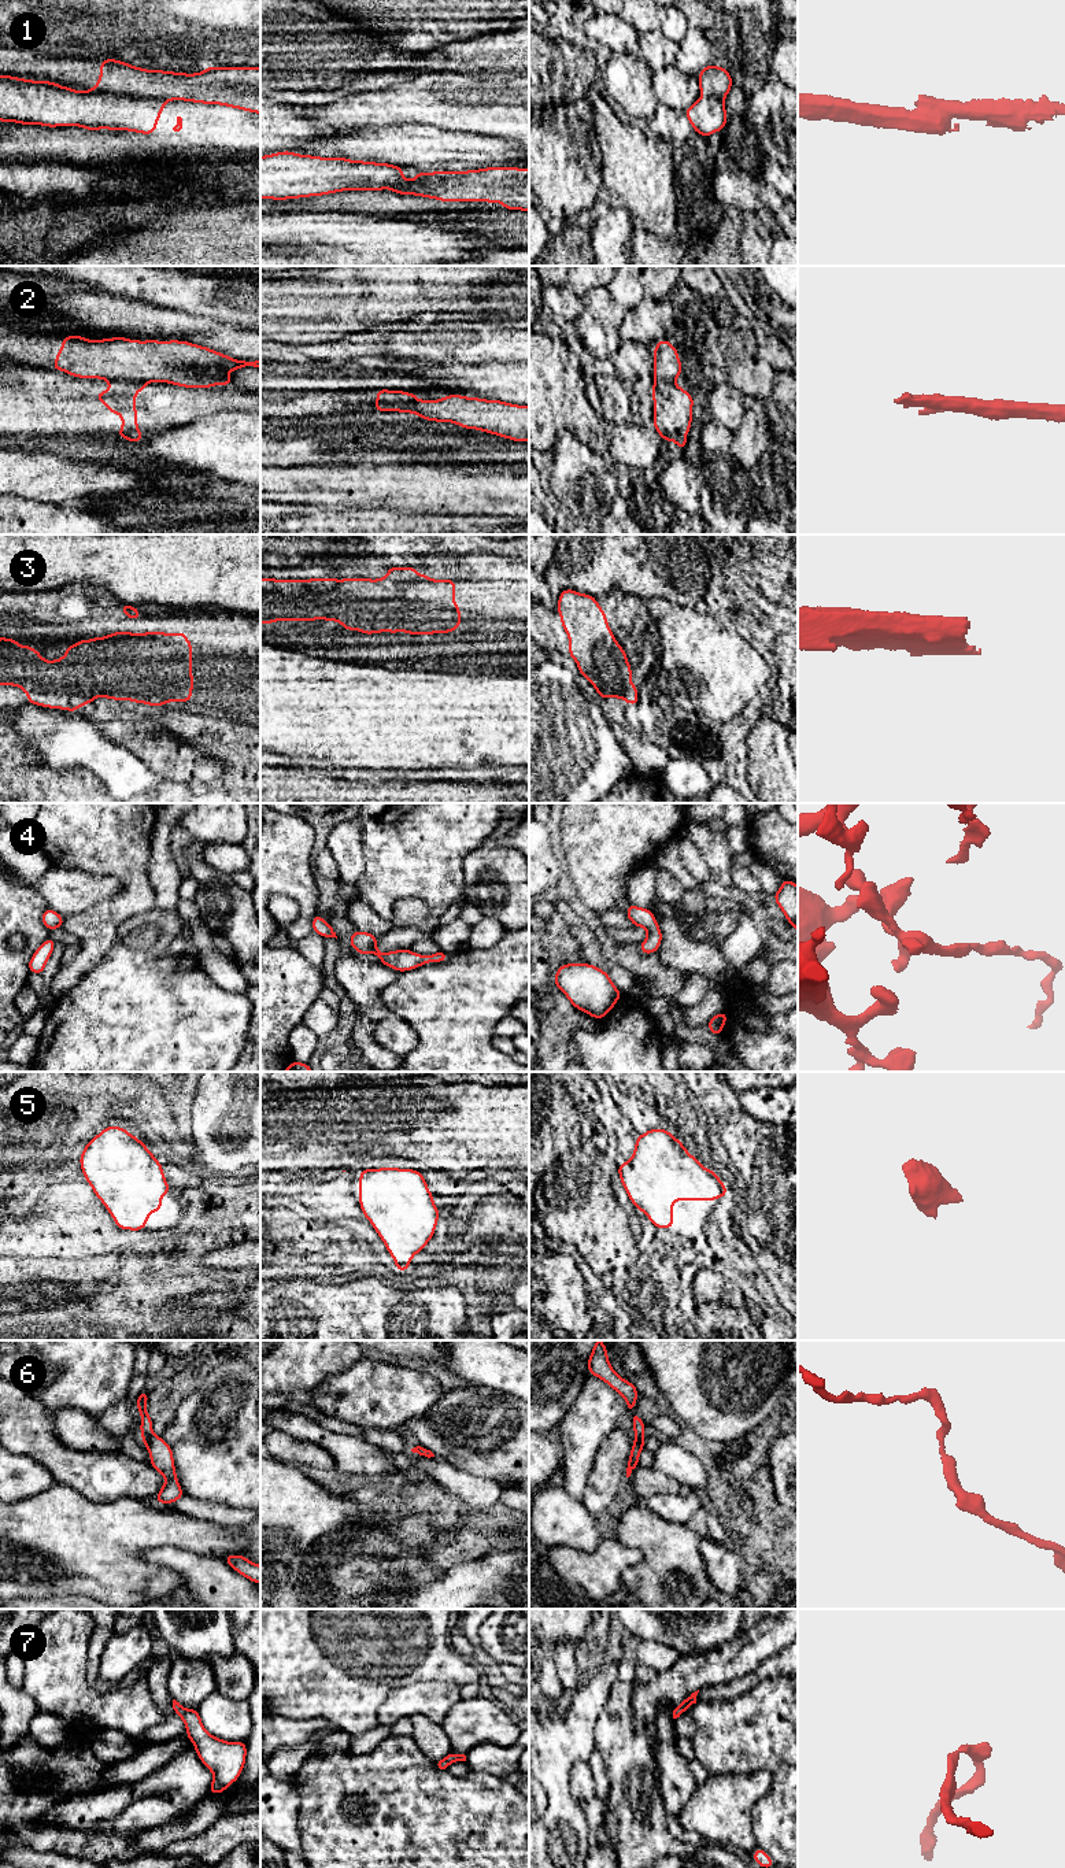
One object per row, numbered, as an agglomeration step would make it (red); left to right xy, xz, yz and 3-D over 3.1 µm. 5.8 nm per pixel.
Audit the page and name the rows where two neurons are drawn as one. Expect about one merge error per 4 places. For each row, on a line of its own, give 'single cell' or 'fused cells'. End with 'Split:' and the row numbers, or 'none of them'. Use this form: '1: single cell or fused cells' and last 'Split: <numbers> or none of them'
1: fused cells
2: fused cells
3: single cell
4: single cell
5: single cell
6: single cell
7: single cell
Split: 1, 2

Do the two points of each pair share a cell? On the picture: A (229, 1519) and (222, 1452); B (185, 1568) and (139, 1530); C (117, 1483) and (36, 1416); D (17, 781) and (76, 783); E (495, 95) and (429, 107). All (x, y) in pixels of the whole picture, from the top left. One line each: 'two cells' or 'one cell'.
A: two cells
B: two cells
C: one cell
D: one cell
E: one cell

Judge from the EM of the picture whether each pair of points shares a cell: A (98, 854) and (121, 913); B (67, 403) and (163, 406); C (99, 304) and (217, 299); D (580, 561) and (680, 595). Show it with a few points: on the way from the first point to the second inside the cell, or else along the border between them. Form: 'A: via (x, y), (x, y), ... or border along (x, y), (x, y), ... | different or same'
A: via (113, 865), (128, 880), (128, 898) | same
B: via (91, 406), (140, 406) | same
C: border along (113, 293), (176, 310) | different
D: via (605, 563), (647, 563), (655, 572) | same

